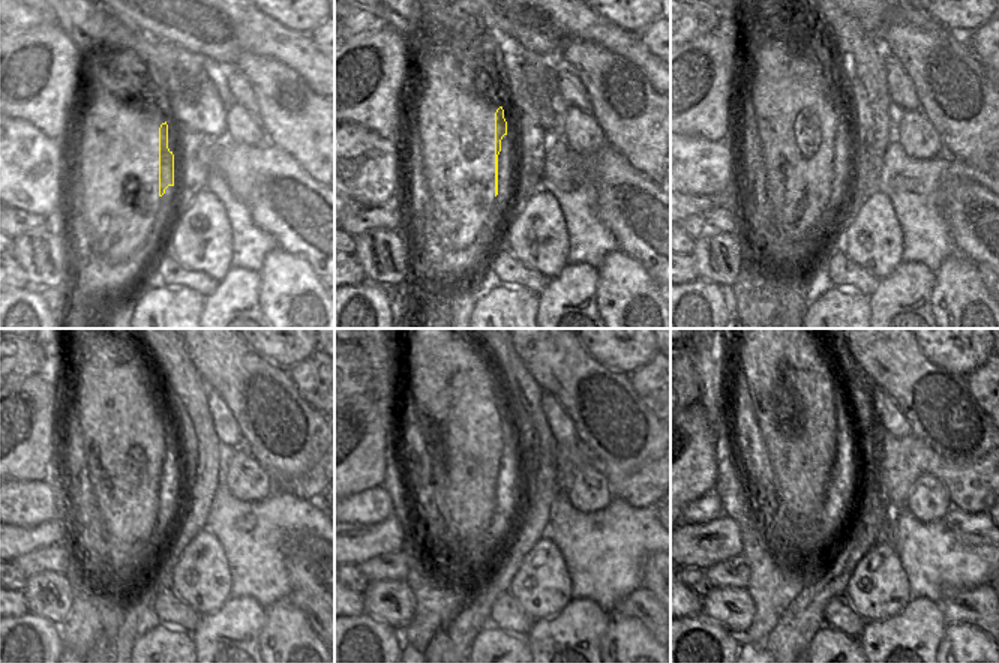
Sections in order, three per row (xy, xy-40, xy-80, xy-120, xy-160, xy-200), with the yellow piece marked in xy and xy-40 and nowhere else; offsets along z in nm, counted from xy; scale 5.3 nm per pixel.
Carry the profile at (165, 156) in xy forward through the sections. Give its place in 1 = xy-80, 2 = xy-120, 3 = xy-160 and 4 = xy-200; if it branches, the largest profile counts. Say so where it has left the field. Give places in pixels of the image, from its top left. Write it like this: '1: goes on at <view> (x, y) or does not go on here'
1: goes on at xy-80 (836, 110)
2: goes on at xy-120 (164, 434)
3: goes on at xy-160 (500, 405)
4: goes on at xy-200 (836, 390)

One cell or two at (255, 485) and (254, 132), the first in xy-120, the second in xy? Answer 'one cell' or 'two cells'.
one cell

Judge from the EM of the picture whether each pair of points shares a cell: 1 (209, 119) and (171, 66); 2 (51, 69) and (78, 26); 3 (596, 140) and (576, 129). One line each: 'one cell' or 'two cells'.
1: one cell
2: two cells
3: one cell

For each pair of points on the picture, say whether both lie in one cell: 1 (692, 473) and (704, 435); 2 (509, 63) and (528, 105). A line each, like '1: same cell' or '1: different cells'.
1: same cell
2: same cell

